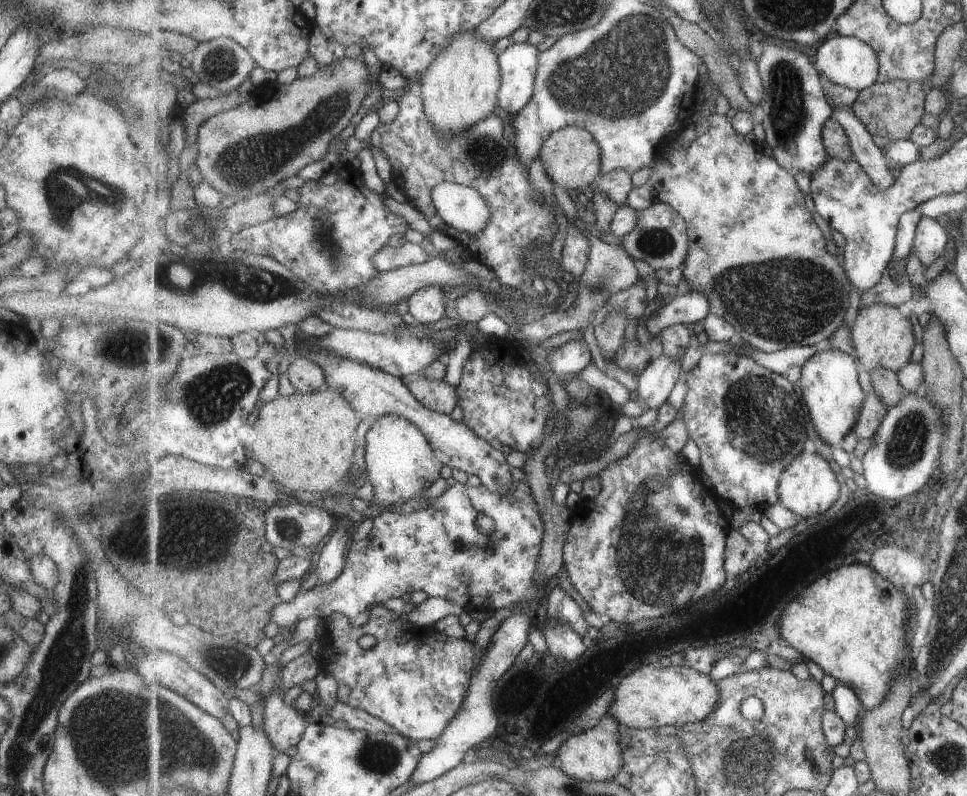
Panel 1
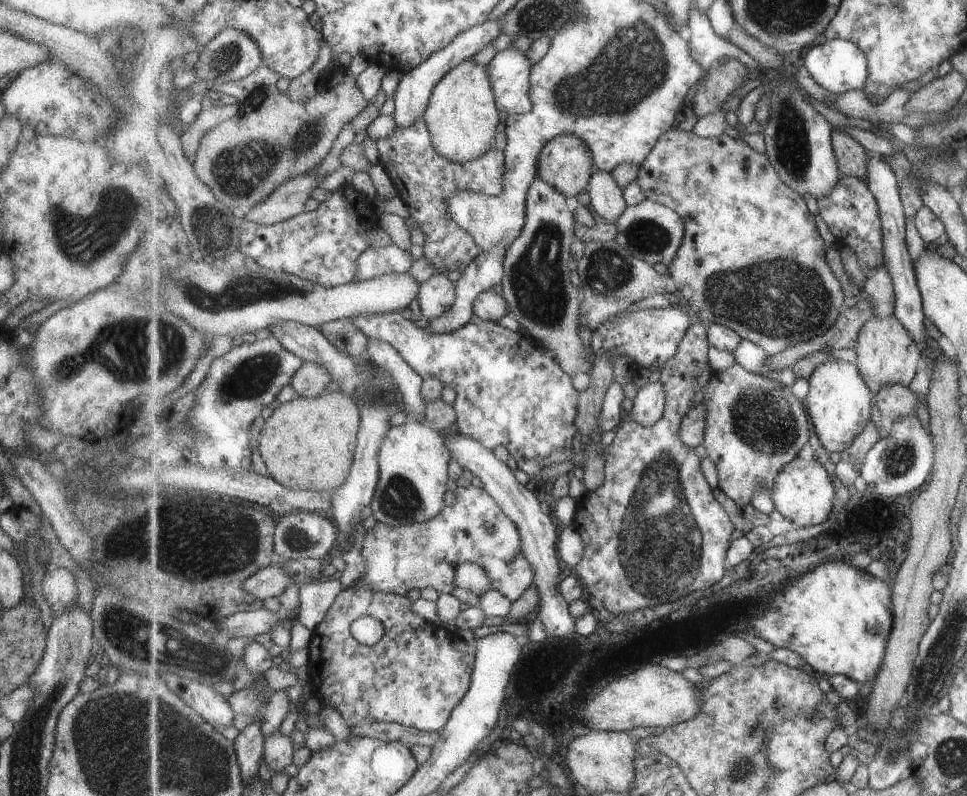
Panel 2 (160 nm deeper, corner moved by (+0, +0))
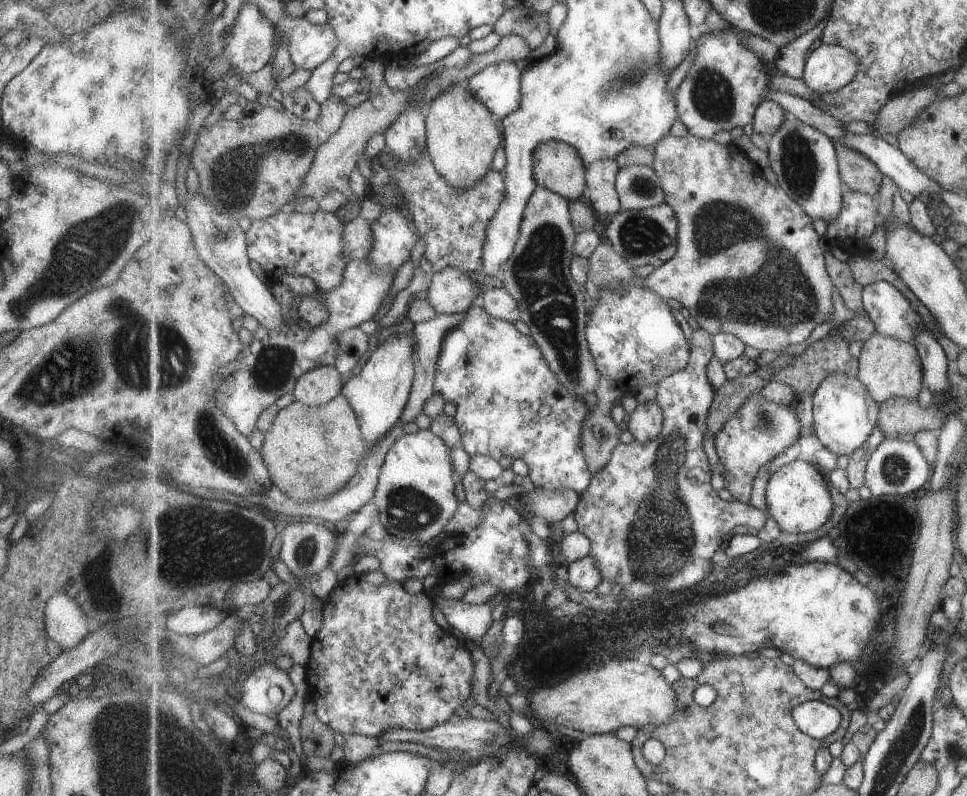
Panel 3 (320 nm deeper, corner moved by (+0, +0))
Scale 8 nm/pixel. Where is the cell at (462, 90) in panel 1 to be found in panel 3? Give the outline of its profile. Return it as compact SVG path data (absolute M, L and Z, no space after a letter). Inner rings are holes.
M468 81L448 88L429 105L428 153L445 182L456 189L470 191L492 170L493 156L501 146L501 132L495 119L491 110L468 89Z

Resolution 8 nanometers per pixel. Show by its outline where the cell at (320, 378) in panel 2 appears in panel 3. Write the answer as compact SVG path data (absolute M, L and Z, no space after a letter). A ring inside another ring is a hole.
M336 365L310 369L296 382L293 397L310 407L320 407L341 394L346 377Z

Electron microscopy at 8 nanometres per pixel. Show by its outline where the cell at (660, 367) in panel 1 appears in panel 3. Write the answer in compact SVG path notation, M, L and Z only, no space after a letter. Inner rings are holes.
M656 398L639 404L629 415L628 428L635 440L647 444L661 434L665 415Z

